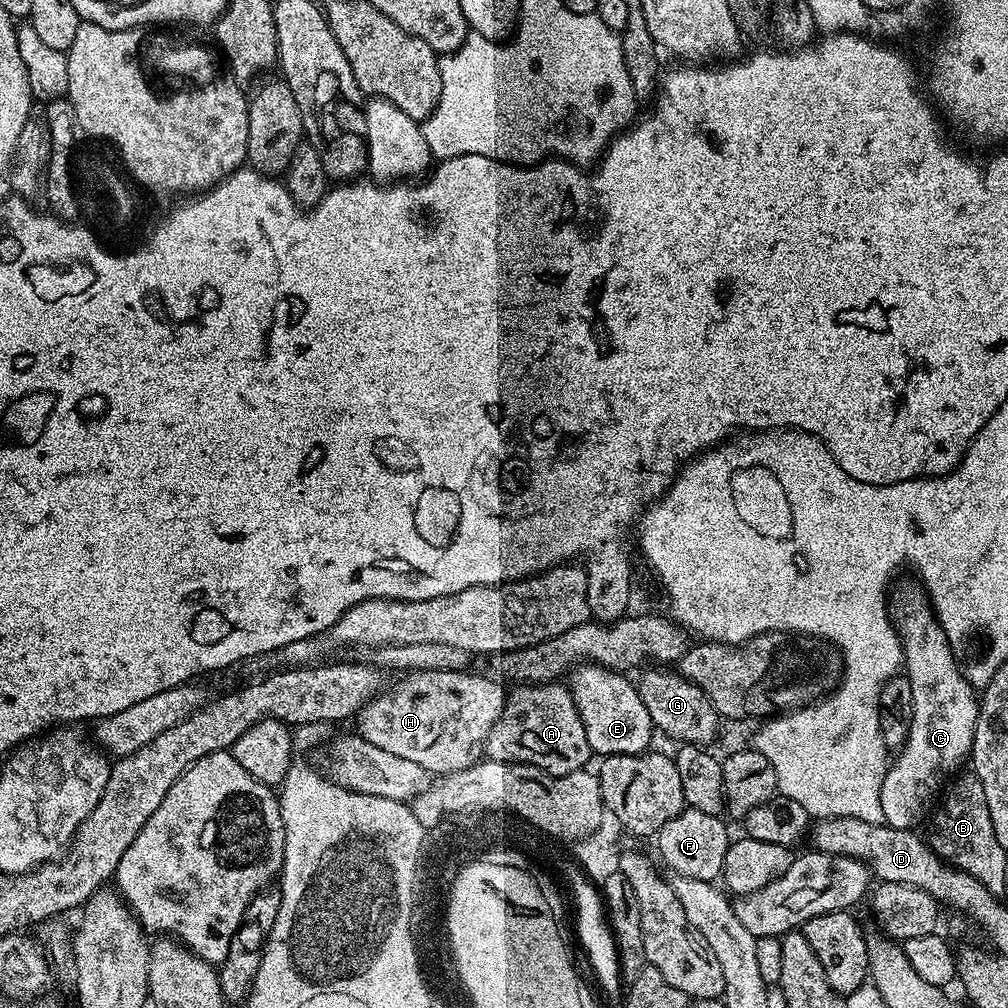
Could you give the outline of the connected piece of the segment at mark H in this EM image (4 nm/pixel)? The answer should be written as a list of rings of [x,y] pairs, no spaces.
[[[408,670],[401,680],[385,687],[366,706],[362,706],[354,717],[355,731],[366,742],[379,746],[398,758],[407,758],[418,762],[429,774],[447,774],[457,772],[477,763],[481,759],[484,739],[500,717],[504,709],[506,688],[499,679],[483,674],[479,676],[473,670]]]

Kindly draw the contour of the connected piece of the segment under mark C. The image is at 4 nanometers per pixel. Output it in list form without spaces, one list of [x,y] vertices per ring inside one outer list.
[[[897,583],[890,592],[890,615],[897,632],[900,633],[900,644],[904,648],[904,674],[908,677],[913,691],[914,710],[912,711],[910,730],[907,740],[895,755],[893,762],[884,773],[882,793],[879,802],[882,814],[889,828],[906,829],[911,831],[931,815],[939,794],[945,784],[960,769],[963,760],[971,755],[974,730],[977,724],[979,701],[974,696],[975,689],[968,678],[959,670],[956,660],[952,657],[953,645],[948,643],[942,626],[936,620],[936,613],[932,611],[932,603],[928,600],[928,593],[919,583]]]

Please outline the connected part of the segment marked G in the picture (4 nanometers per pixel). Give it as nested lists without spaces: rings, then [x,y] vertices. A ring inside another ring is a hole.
[[[652,666],[644,671],[648,670],[649,672],[642,673],[640,680],[638,679],[638,687],[642,702],[650,713],[653,729],[659,735],[661,732],[662,735],[676,740],[677,745],[712,746],[720,732],[722,717],[717,714],[715,706],[705,698],[704,691],[680,675],[679,671],[665,670],[660,666]]]

